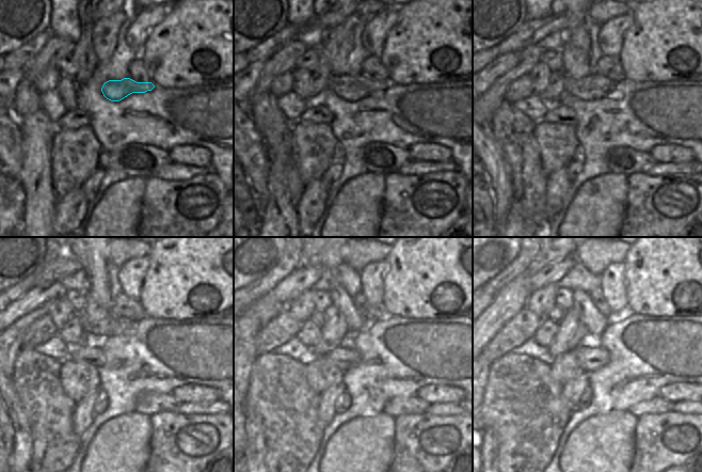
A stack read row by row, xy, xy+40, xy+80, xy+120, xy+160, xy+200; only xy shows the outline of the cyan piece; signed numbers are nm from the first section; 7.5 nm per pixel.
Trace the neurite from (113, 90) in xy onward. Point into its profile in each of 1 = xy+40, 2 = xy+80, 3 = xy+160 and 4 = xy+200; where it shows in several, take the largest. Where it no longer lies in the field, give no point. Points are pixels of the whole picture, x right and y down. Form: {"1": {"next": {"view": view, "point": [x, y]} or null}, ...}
{"1": {"next": {"view": "xy+40", "point": [350, 88]}}, "2": {"next": {"view": "xy+80", "point": [593, 87]}}, "3": {"next": {"view": "xy+160", "point": [317, 315]}}, "4": {"next": {"view": "xy+200", "point": [556, 313]}}}

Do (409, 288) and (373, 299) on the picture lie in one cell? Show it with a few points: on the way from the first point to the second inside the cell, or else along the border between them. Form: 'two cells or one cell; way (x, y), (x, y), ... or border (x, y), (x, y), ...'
two cells; border (385, 271), (380, 307)

